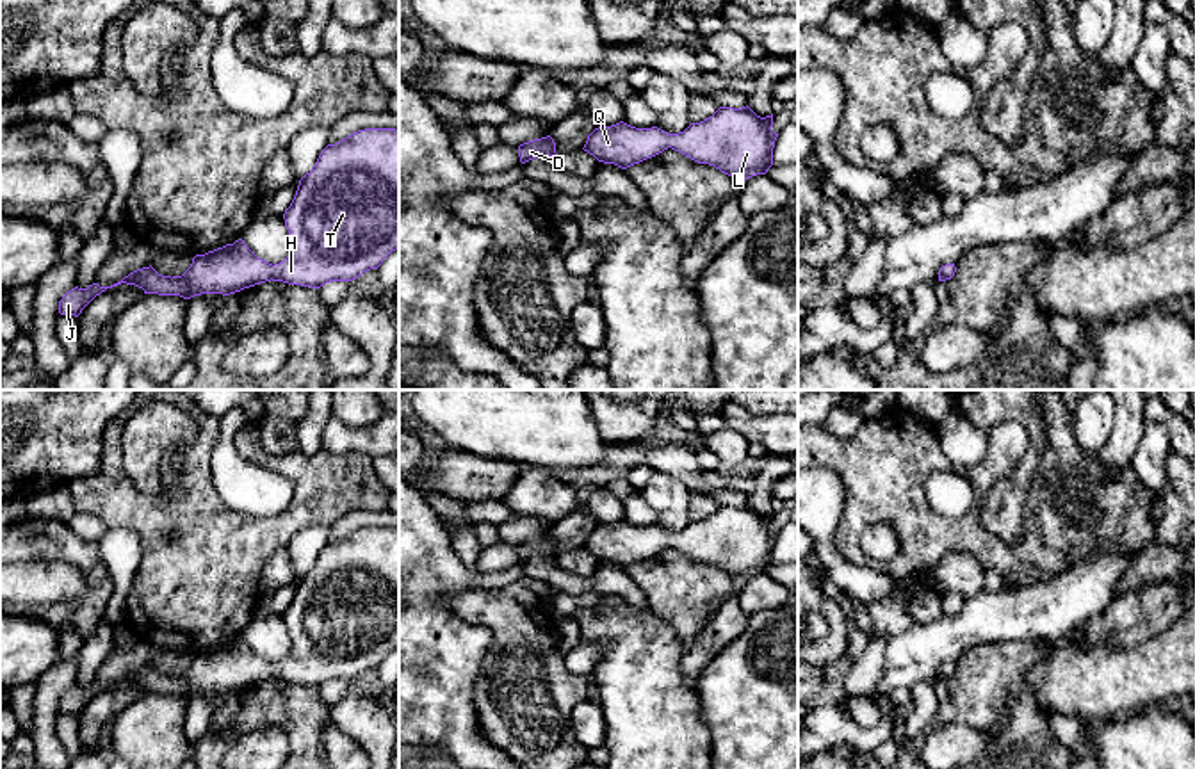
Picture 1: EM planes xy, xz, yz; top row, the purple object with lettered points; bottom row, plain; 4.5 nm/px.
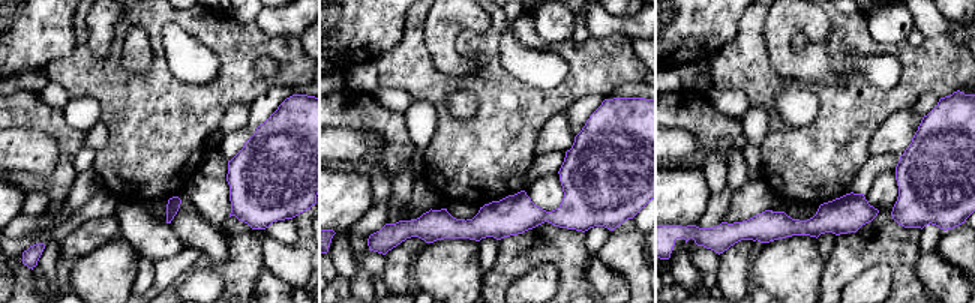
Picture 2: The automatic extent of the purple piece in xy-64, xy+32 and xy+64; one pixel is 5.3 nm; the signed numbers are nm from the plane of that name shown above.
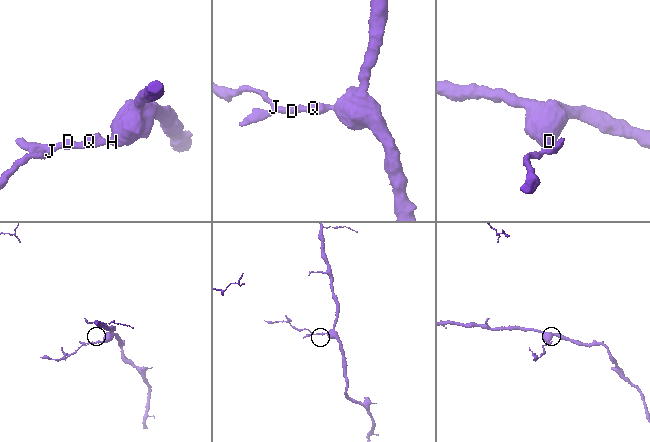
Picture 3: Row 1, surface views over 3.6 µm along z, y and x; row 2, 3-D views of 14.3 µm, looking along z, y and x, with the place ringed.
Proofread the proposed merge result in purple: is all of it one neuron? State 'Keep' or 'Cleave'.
Keep

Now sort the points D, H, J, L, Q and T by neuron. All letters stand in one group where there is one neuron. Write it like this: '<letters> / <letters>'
D H J L Q T

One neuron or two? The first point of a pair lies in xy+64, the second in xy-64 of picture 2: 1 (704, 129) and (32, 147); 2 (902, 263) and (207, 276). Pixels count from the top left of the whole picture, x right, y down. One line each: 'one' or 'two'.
1: two
2: two

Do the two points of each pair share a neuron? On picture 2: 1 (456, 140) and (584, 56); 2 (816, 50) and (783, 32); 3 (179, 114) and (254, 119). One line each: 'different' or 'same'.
1: same
2: same
3: different

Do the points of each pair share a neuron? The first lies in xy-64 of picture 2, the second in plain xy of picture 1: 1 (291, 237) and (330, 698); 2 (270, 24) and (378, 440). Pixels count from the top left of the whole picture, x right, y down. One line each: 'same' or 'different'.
1: same
2: same

